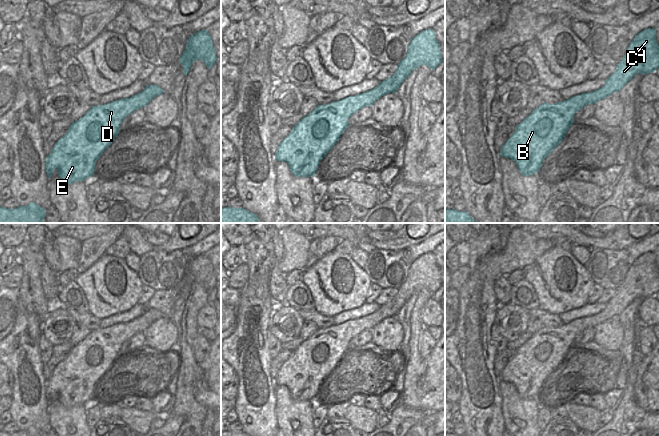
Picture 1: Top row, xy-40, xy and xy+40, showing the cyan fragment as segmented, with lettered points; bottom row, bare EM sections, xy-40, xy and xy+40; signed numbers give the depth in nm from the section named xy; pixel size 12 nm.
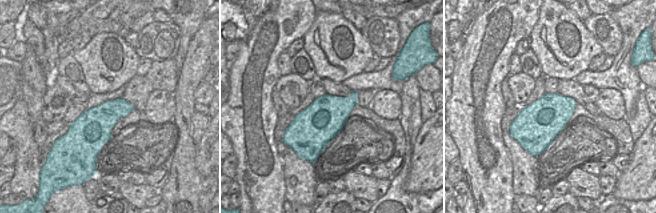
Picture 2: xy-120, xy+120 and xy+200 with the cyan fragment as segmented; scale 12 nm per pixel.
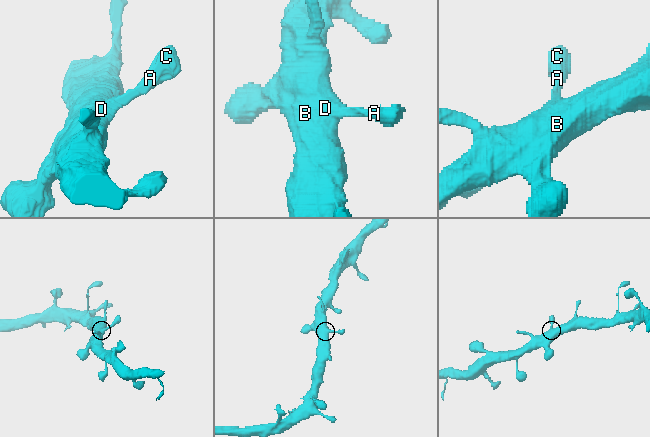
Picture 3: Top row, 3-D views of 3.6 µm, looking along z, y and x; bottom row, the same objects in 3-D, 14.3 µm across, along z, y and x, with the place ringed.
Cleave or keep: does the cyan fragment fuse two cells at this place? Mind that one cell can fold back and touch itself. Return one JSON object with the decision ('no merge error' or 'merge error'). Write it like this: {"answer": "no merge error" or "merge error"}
{"answer": "no merge error"}

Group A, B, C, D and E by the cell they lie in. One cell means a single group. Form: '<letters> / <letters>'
A B C D E

